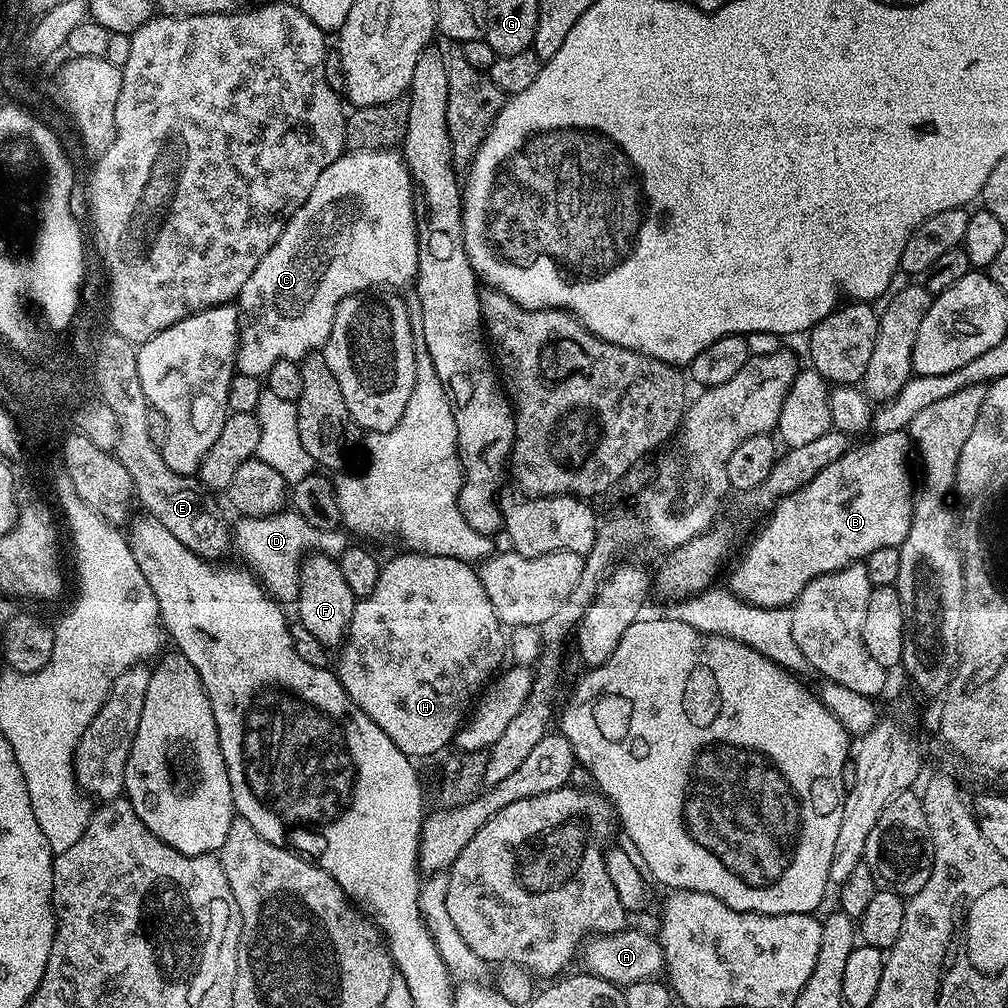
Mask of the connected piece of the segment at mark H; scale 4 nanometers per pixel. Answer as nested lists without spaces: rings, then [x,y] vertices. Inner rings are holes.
[[[404,550],[401,556],[396,556],[393,560],[387,561],[385,559],[374,590],[370,590],[368,596],[361,596],[357,599],[356,609],[350,618],[348,634],[338,649],[340,657],[337,660],[335,657],[334,660],[334,671],[337,678],[342,682],[346,694],[350,694],[354,703],[380,727],[382,734],[386,734],[386,738],[390,738],[390,742],[394,742],[394,746],[398,746],[398,750],[405,752],[409,758],[432,756],[435,752],[442,751],[447,744],[453,743],[470,705],[477,699],[481,689],[501,671],[502,665],[505,663],[505,661],[503,662],[504,656],[506,660],[505,629],[500,623],[494,602],[490,602],[490,594],[486,594],[486,590],[482,586],[479,571],[475,567],[471,568],[472,566],[469,561],[459,560],[453,556],[429,556],[415,550]]]

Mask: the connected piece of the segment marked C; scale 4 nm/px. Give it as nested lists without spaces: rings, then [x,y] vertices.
[[[352,150],[347,154],[341,154],[333,164],[326,166],[322,174],[318,174],[318,182],[314,182],[314,190],[310,190],[310,198],[297,212],[288,220],[288,225],[282,230],[278,242],[254,266],[254,274],[246,278],[246,286],[242,286],[238,297],[238,307],[240,310],[240,345],[236,350],[236,371],[251,376],[267,377],[270,366],[274,362],[283,360],[295,360],[300,362],[312,353],[319,353],[324,344],[330,338],[330,326],[334,322],[334,314],[338,306],[346,298],[371,293],[373,290],[400,290],[407,289],[416,279],[418,270],[418,238],[416,237],[416,207],[412,187],[412,176],[408,172],[408,166],[404,163],[404,157],[396,150],[381,150],[379,152],[369,152],[367,150]]]

